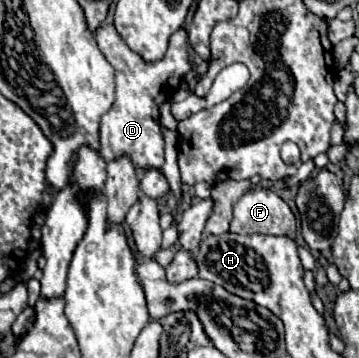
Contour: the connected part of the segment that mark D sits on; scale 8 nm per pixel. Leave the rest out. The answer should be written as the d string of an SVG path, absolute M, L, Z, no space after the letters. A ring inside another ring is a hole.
M101 25L95 33L97 45L115 67L115 103L101 117L101 155L105 161L119 159L127 155L135 169L161 169L163 167L163 135L159 127L159 105L167 101L181 85L187 71L191 71L187 57L187 31L177 29L171 39L163 59L147 63L141 55L129 49L123 37L113 25Z

